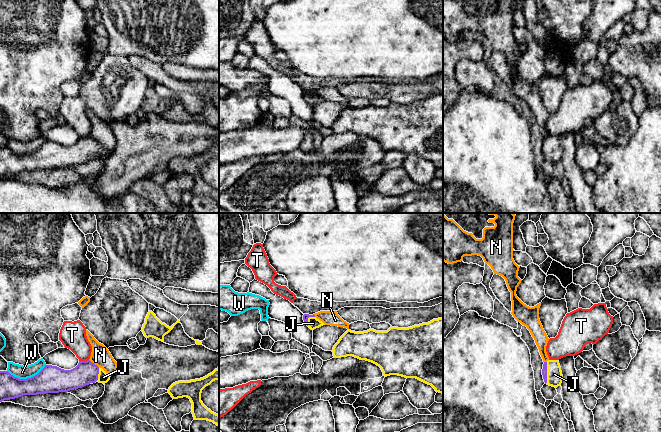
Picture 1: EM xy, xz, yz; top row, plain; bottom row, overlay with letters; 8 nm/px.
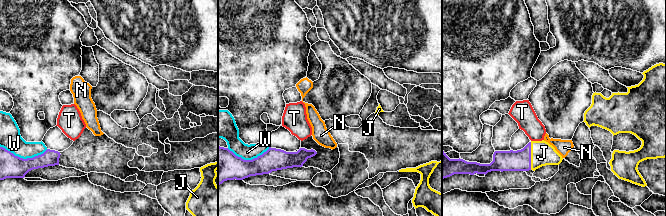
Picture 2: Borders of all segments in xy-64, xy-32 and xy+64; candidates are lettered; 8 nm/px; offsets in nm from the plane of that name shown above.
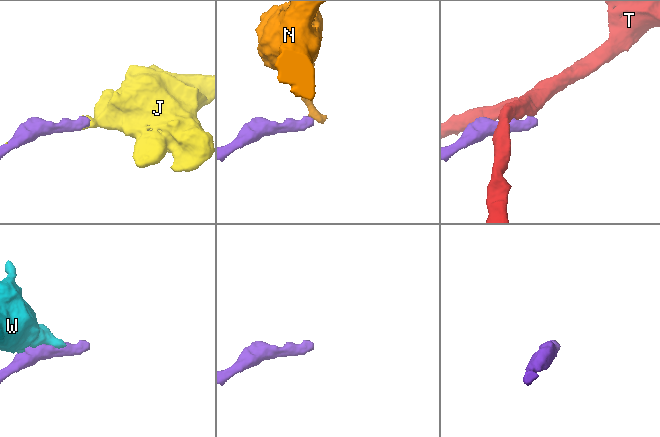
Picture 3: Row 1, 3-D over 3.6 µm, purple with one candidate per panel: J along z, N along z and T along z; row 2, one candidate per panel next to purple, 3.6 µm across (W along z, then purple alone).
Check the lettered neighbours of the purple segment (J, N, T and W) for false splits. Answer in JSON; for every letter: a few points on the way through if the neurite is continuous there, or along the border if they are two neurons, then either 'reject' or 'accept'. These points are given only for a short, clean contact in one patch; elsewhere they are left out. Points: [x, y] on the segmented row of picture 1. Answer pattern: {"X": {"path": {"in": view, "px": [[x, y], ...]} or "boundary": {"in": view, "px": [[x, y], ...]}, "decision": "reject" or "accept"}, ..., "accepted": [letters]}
{"J": {"decision": "accept"}, "N": {"boundary": {"in": "xy", "px": [[89, 359], [98, 367]]}, "decision": "reject"}, "T": {"boundary": {"in": "xy", "px": [[88, 359], [79, 361]]}, "decision": "reject"}, "W": {"decision": "reject"}, "accepted": ["J"]}

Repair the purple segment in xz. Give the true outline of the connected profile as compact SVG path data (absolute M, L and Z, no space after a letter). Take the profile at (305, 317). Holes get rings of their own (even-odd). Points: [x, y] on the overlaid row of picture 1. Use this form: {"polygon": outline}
{"polygon": "M304 314L303 315L303 320L304 320L304 323L311 330L314 330L316 328L319 328L319 327L325 325L322 321L320 321L319 319L317 319L314 314L313 315Z"}

